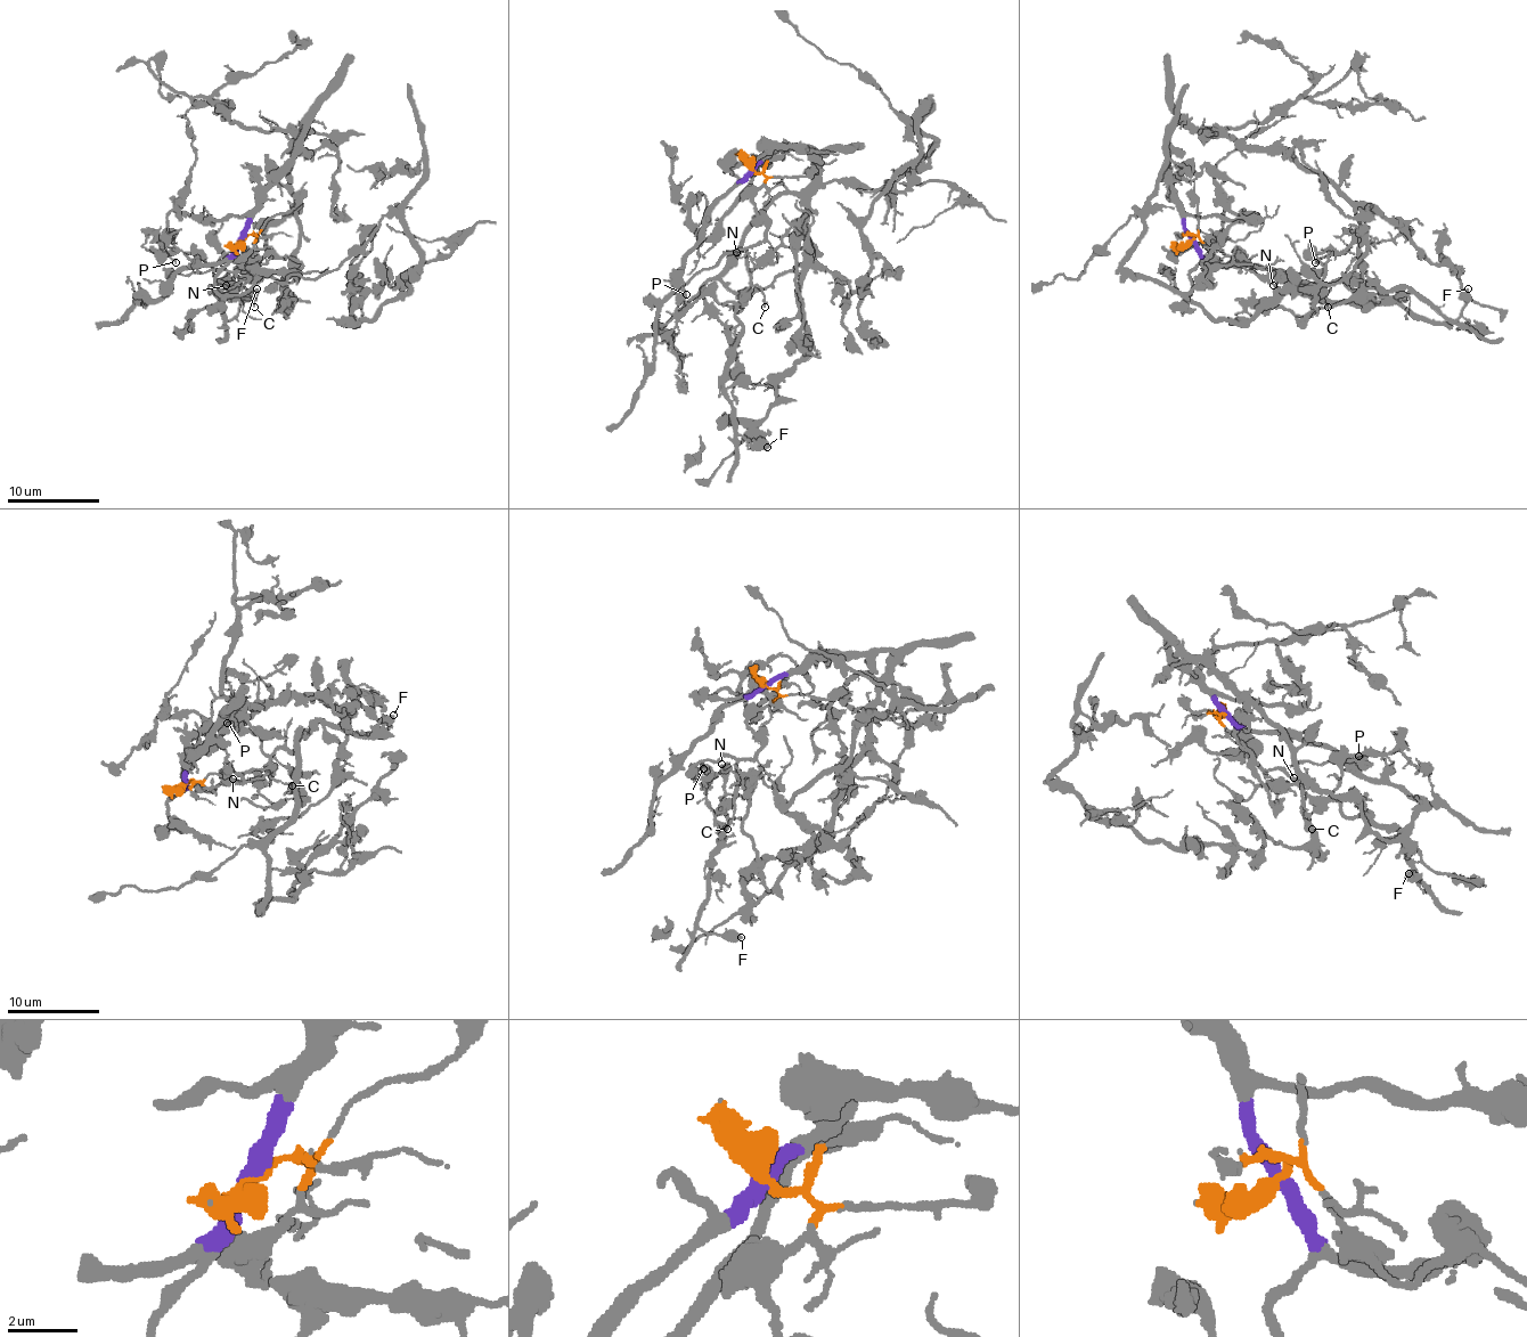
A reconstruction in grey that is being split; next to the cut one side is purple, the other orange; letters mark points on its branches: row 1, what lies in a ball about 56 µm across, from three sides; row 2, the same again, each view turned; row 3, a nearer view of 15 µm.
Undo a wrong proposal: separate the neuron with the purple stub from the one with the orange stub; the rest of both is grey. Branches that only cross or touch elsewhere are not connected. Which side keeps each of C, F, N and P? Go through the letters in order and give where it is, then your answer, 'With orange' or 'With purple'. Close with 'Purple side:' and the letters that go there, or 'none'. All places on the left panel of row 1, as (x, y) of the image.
C: Place: (254, 307). With orange
F: Place: (256, 288). With orange
N: Place: (226, 285). With orange
P: Place: (176, 262). With orange
Purple side: none

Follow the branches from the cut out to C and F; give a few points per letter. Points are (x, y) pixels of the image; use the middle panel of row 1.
C: (751, 169), (765, 176), (753, 202), (765, 234), (746, 251), (746, 269), (749, 280), (762, 292), (765, 306)
F: (751, 169), (765, 176), (753, 202), (765, 236), (746, 251), (742, 336), (724, 392), (733, 426), (767, 447)

